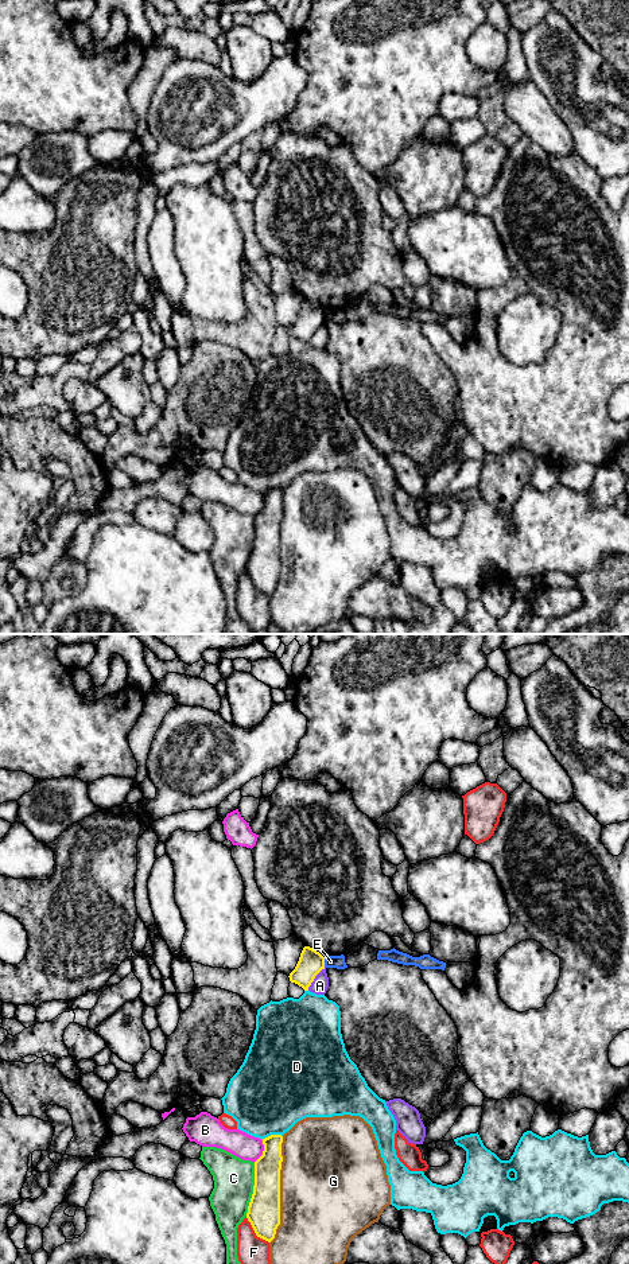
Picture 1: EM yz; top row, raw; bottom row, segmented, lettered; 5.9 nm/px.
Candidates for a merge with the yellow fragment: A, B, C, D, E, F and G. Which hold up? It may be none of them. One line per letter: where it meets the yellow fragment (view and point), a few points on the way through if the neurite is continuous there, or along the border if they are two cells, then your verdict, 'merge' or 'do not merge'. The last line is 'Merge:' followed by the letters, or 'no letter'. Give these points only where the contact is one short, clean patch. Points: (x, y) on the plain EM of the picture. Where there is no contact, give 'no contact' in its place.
A: yz (314, 331) | do not merge
B: yz (263, 505) | do not merge
C: yz (253, 544) | do not merge
D: yz (271, 489) | do not merge
E: yz (323, 315) | along yz (323, 311), (325, 319) | do not merge
F: yz (255, 586) | do not merge
G: yz (279, 544) | do not merge
Merge: no letter

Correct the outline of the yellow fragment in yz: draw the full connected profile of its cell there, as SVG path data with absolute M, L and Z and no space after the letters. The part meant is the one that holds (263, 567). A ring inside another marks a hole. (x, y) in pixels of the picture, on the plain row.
M282 489L263 493L263 509L255 516L255 540L246 572L257 591L271 596L280 579Z

